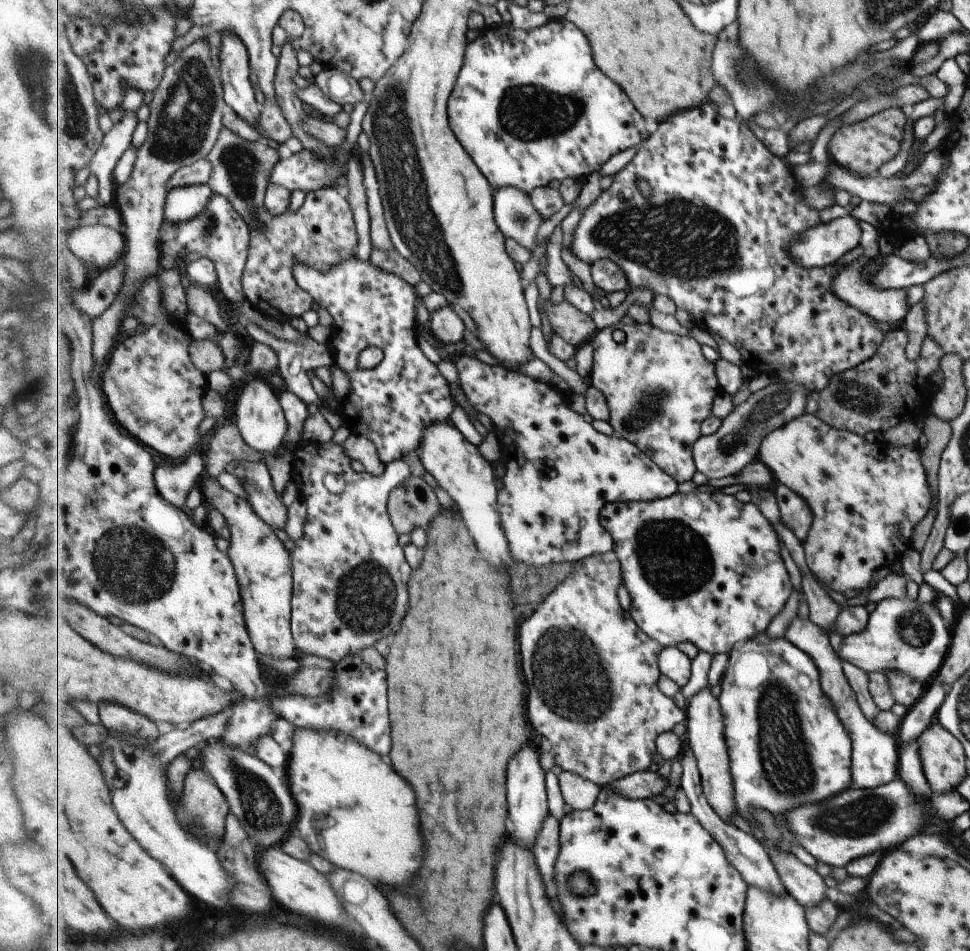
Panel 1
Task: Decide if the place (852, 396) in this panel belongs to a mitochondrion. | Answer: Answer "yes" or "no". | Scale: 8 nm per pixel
yes

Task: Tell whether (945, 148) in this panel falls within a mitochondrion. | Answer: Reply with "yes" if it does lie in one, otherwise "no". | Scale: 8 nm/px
no

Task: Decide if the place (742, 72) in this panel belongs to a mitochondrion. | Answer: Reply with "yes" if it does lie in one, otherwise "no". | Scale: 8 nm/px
yes

